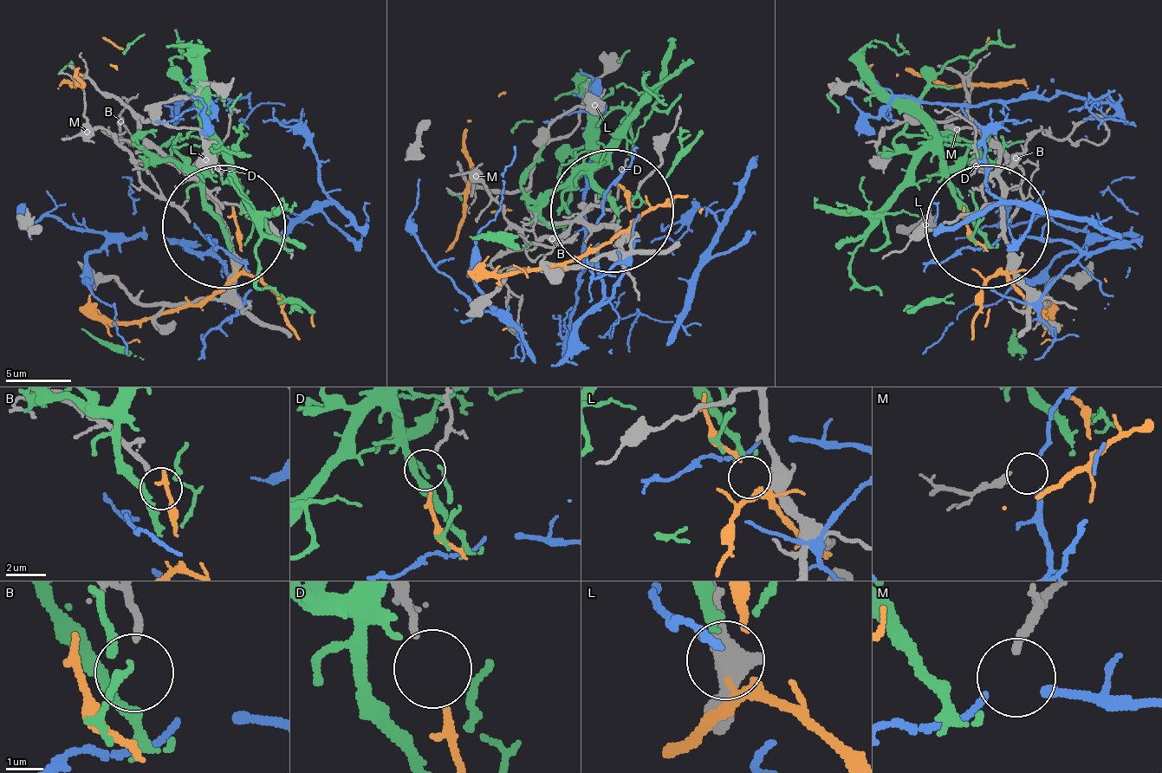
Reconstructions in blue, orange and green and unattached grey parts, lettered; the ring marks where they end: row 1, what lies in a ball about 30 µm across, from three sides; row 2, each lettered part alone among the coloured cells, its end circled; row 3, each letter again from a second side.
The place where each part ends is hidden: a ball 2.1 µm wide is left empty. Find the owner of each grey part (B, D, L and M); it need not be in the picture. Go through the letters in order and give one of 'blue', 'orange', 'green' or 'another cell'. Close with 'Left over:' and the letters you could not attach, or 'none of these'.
B: another cell
D: orange
L: another cell
M: blue
Left over: B, L

